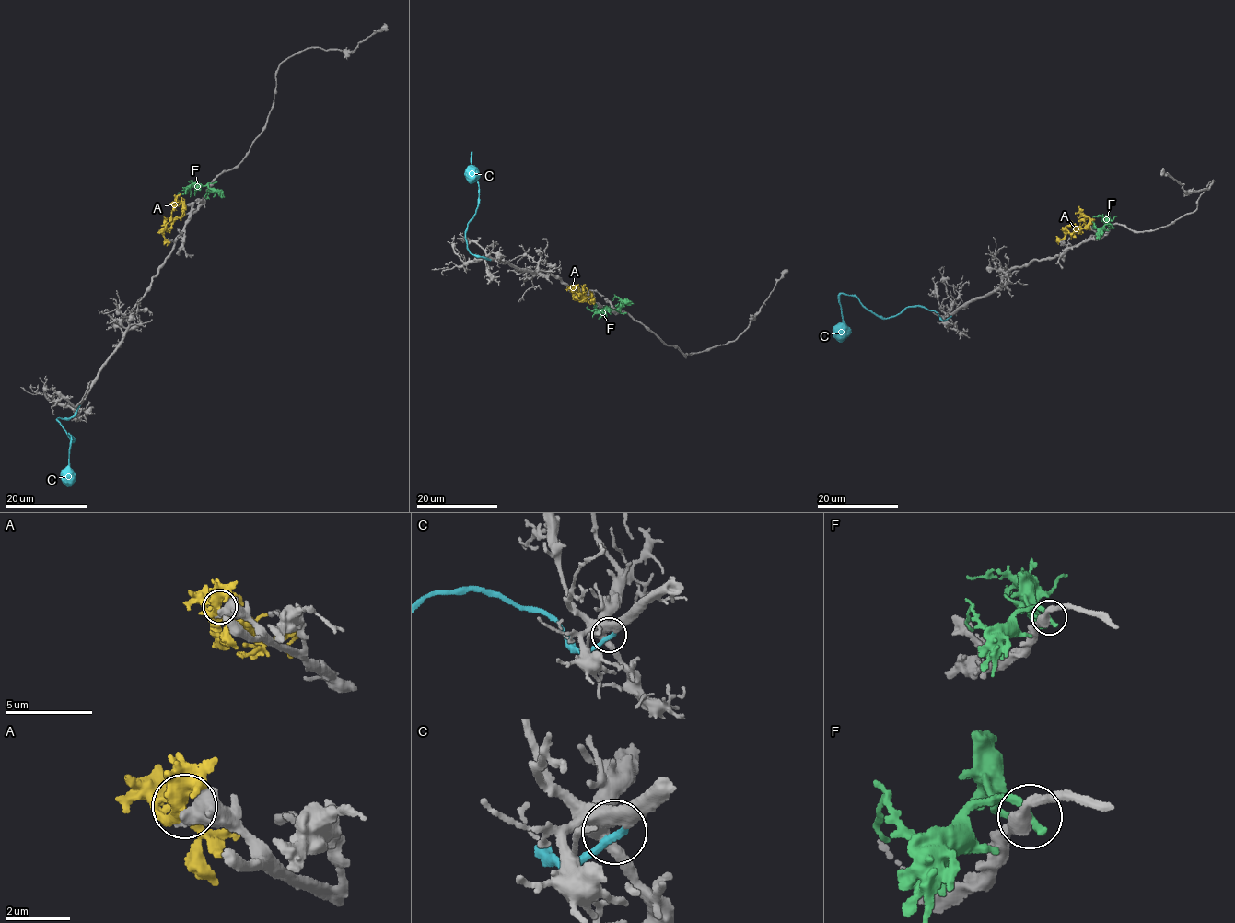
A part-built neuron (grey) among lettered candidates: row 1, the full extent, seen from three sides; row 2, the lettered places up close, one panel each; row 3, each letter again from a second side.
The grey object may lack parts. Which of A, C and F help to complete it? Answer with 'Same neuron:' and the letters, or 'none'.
Same neuron: C

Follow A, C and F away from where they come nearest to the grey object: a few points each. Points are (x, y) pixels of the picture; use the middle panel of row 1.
A: (574, 289), (586, 297), (591, 296), (588, 300), (584, 297), (579, 298)
C: (488, 259), (473, 255), (466, 241), (467, 225), (478, 201), (471, 153), (471, 181)
F: (620, 312), (592, 310), (587, 306)

